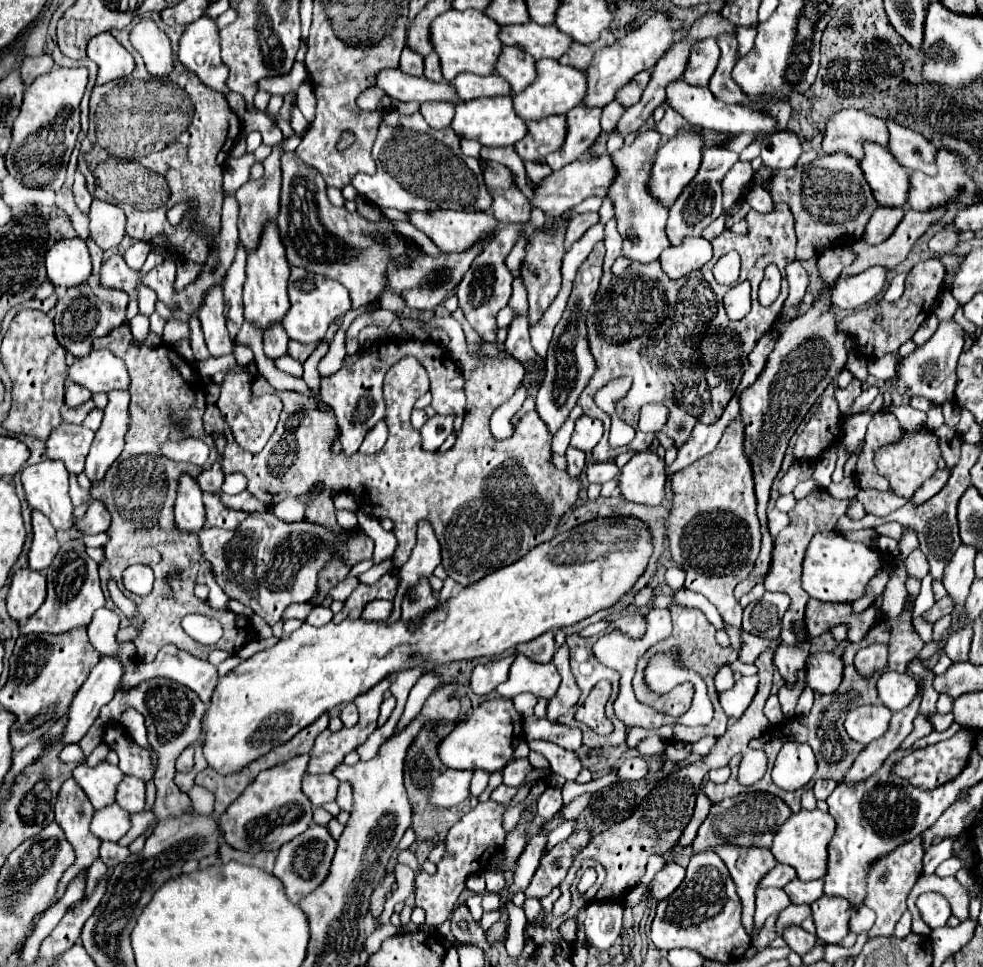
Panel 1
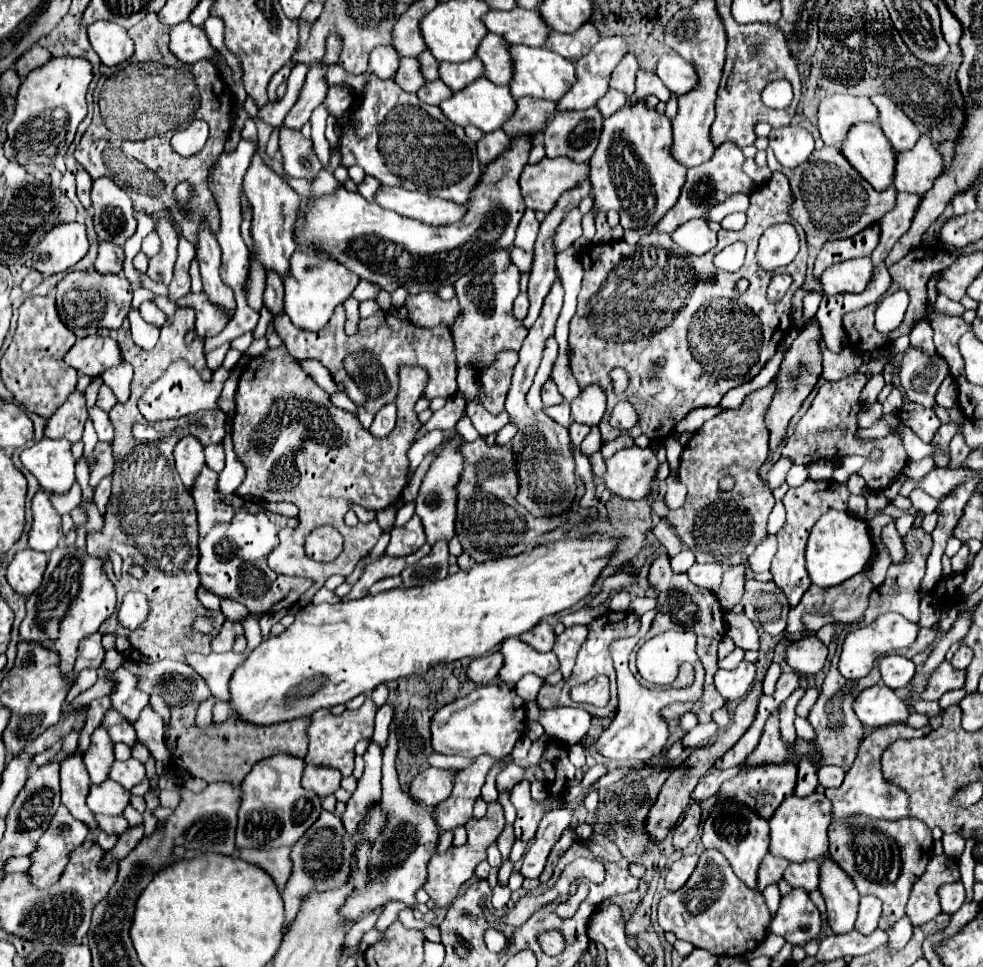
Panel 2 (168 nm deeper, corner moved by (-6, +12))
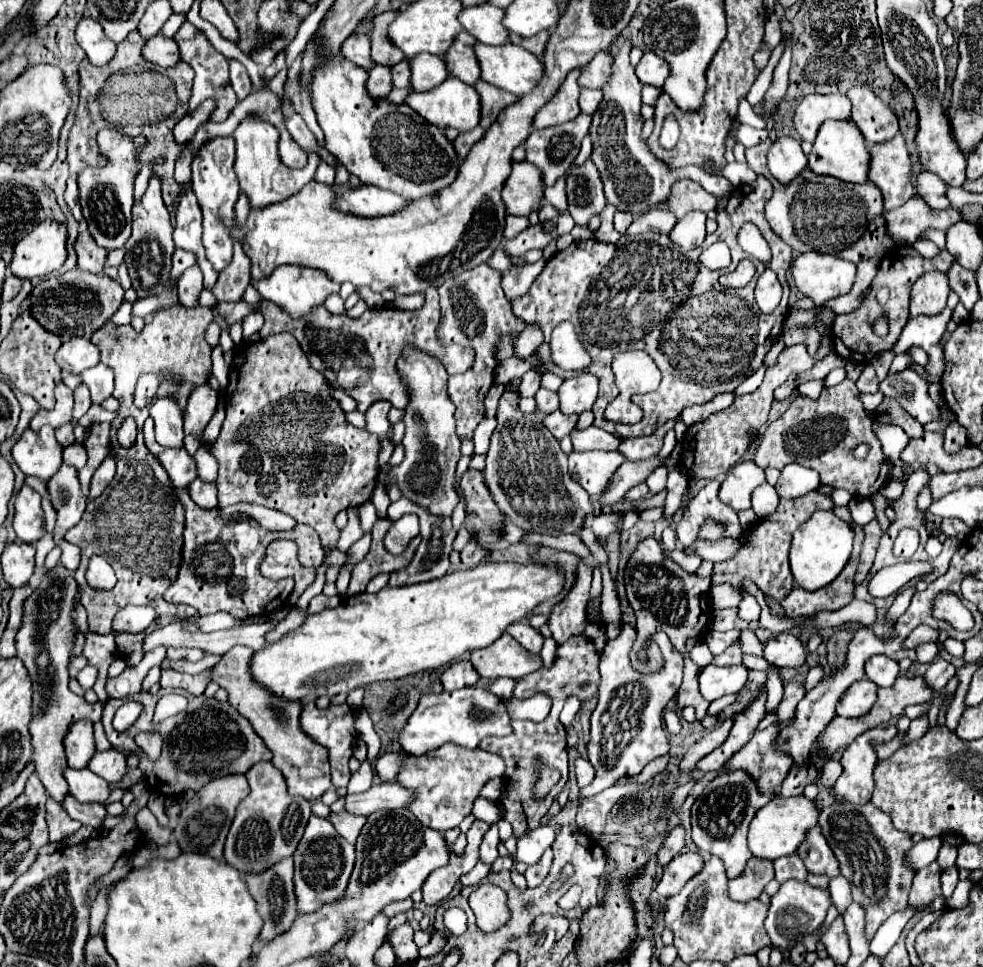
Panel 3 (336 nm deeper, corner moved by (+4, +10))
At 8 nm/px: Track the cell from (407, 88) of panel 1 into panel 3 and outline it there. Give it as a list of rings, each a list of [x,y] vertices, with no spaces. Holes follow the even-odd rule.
[[[356,33],[356,35],[350,35],[344,43],[342,43],[342,55],[356,63],[358,67],[364,67],[366,71],[374,67],[374,61],[370,57],[370,39],[368,35],[362,35],[362,33]]]

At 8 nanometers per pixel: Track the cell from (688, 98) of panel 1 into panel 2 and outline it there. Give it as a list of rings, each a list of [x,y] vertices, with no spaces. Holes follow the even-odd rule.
[[[662,55],[656,67],[656,75],[674,95],[688,93],[692,87],[696,87],[694,67],[680,55]]]

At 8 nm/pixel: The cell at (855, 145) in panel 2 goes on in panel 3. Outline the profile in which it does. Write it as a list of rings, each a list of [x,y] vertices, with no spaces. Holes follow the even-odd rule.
[[[828,119],[822,123],[818,137],[814,141],[814,149],[810,153],[810,167],[814,173],[820,175],[834,175],[840,181],[848,183],[866,183],[868,181],[868,169],[870,169],[870,151],[866,147],[866,139],[862,133],[858,133],[858,127],[854,121],[838,121]]]

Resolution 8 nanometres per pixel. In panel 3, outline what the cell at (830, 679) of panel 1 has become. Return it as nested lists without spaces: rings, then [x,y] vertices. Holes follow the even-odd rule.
[[[780,633],[766,643],[764,657],[778,669],[784,669],[784,667],[800,669],[808,657],[808,651],[798,637],[790,633]]]

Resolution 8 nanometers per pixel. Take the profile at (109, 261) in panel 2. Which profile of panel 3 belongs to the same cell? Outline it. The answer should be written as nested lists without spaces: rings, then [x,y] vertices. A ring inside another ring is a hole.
[[[82,231],[78,235],[74,249],[78,253],[78,267],[80,269],[84,269],[88,273],[102,273],[102,269],[106,265],[108,251],[98,247],[88,231]]]

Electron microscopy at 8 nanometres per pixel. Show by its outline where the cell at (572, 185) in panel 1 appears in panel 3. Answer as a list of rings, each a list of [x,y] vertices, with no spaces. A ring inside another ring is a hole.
[[[528,161],[514,163],[512,175],[508,177],[502,199],[506,203],[506,213],[510,215],[530,215],[542,207],[542,171]]]

